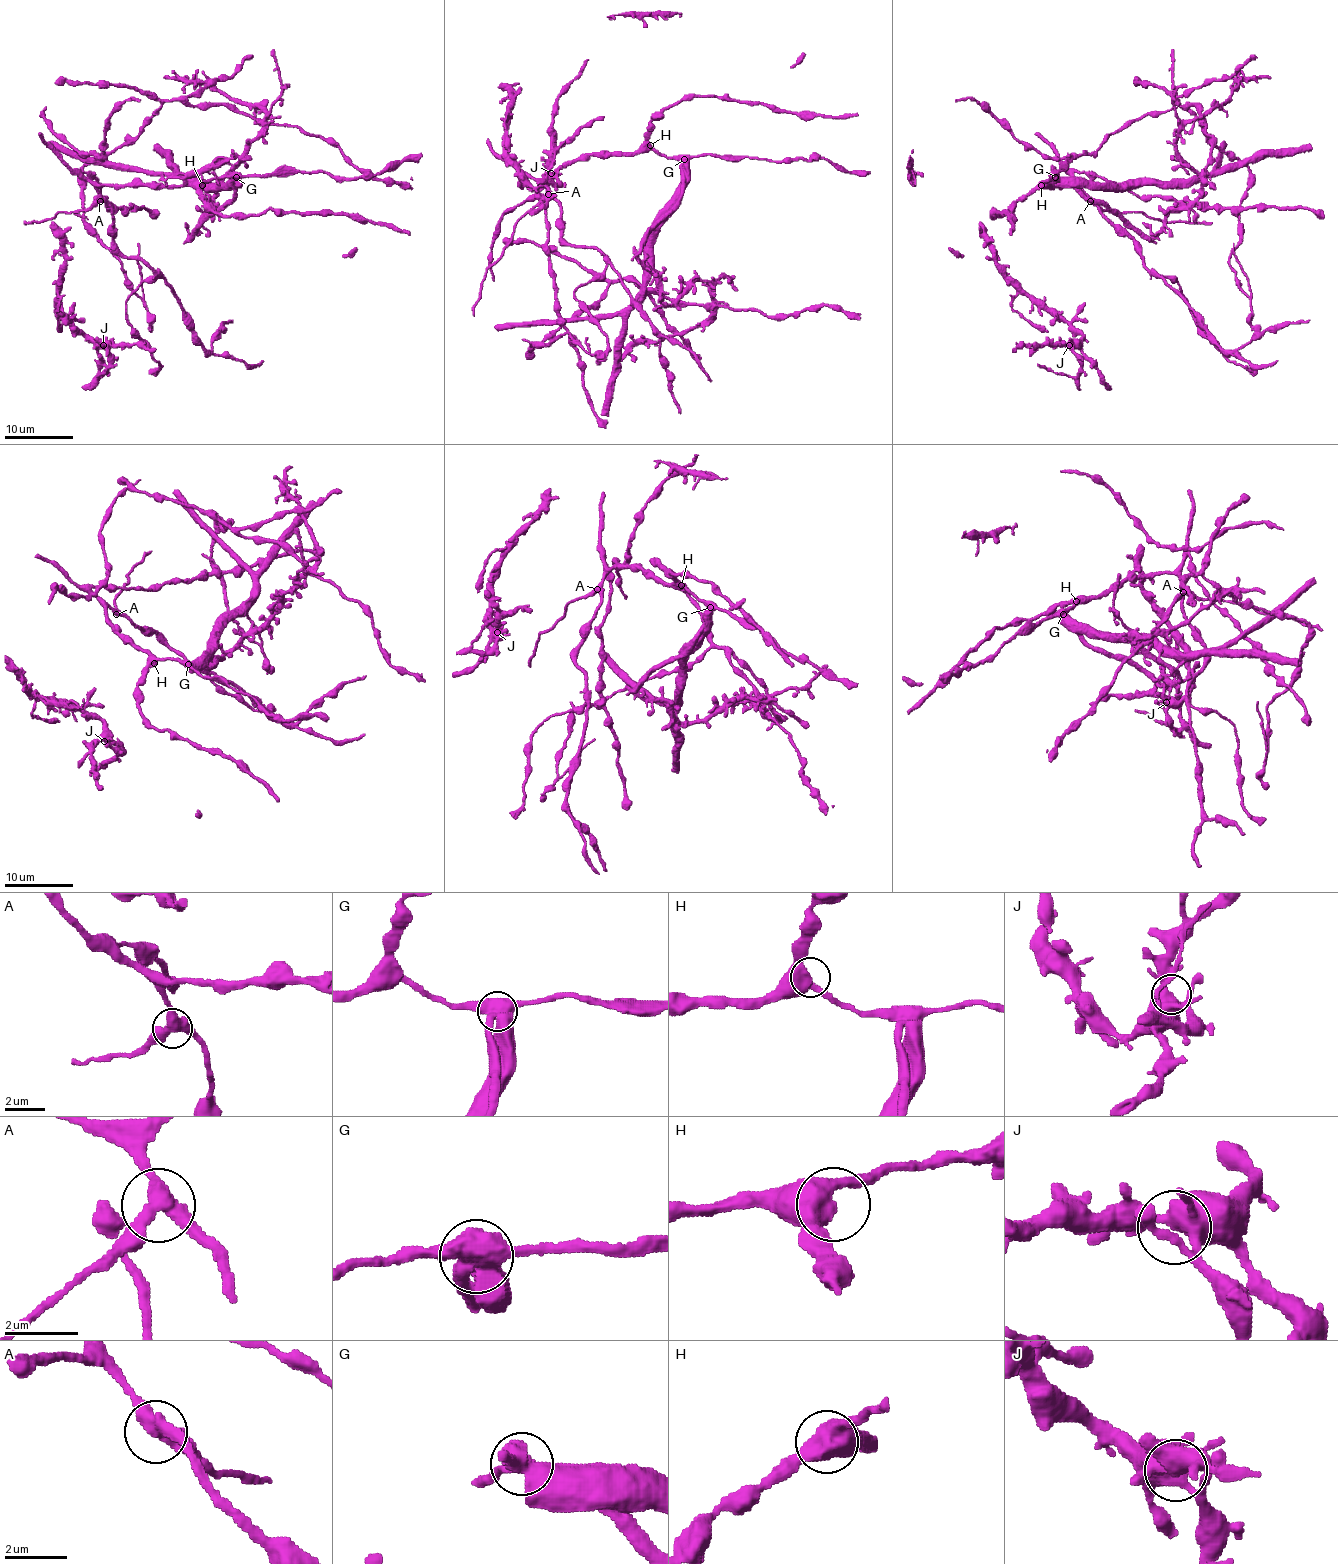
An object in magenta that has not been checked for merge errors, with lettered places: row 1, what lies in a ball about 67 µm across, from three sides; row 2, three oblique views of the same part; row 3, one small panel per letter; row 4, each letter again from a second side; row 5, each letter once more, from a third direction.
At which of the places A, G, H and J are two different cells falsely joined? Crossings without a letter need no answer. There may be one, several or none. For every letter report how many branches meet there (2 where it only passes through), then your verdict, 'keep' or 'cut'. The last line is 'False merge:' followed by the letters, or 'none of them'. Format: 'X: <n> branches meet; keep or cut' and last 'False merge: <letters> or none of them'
A: 3 branches meet; cut
G: 3 branches meet; cut
H: 2 branches meet; keep
J: 4 branches meet; keep
False merge: A, G

